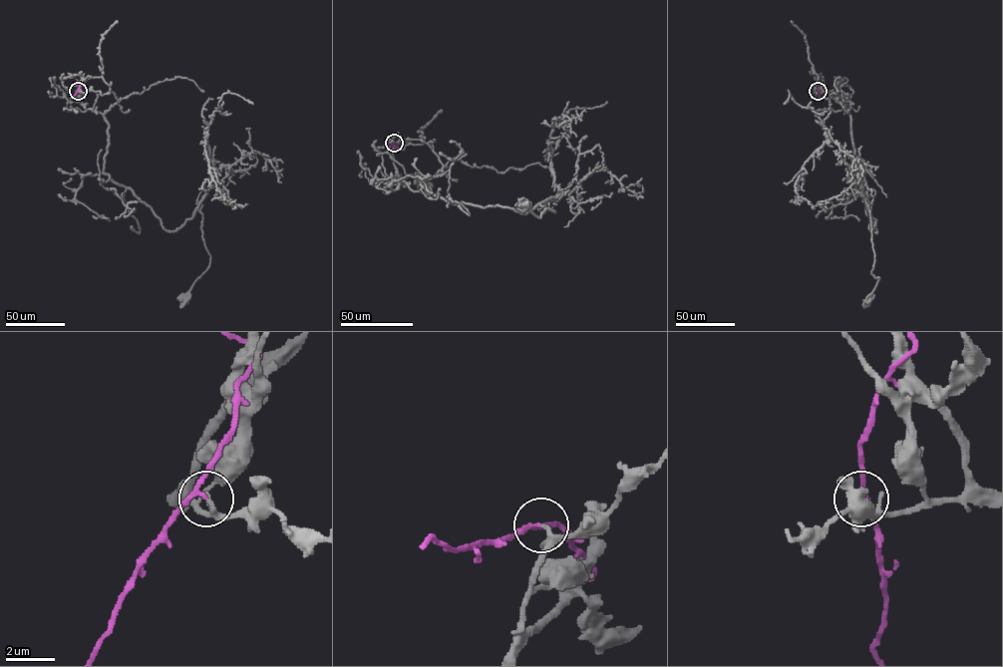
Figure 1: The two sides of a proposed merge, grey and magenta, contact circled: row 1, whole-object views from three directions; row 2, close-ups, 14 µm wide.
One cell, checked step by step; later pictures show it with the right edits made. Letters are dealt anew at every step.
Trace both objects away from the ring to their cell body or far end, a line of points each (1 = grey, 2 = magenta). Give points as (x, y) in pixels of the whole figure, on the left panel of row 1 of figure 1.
1: (78, 91), (109, 126), (110, 178), (167, 230), (202, 214), (209, 266), (184, 300)
2: (78, 91), (81, 84), (76, 79)

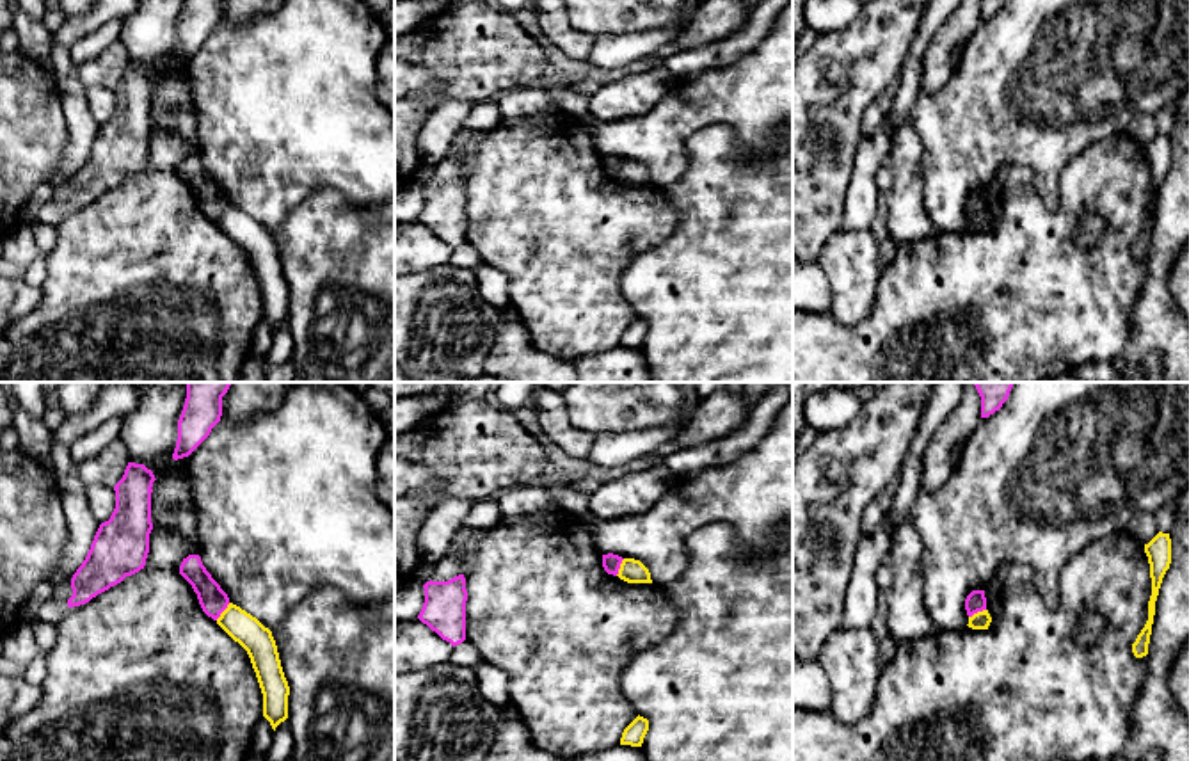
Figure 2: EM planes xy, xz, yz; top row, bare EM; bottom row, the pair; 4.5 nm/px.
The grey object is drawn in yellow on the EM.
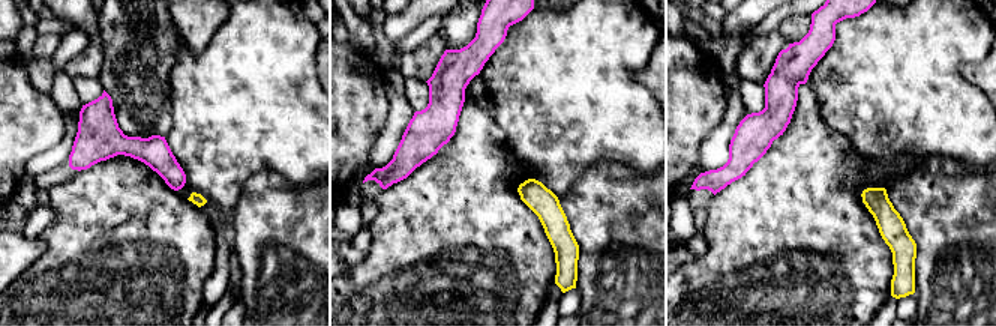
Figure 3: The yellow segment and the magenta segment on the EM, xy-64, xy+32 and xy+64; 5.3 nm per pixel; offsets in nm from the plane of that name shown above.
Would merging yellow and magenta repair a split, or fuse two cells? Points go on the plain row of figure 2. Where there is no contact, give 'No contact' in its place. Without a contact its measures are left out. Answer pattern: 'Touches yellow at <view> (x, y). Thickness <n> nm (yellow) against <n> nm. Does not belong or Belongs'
Touches yellow at xy (223, 214). Thickness 140 nm (yellow) against 120 nm. Does not belong

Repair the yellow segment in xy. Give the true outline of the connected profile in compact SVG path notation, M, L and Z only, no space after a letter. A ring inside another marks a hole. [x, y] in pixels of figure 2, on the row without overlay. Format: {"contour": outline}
{"contour": "M233 204L220 215L217 226L247 252L263 295L263 318L275 332L288 320L290 288L272 233Z"}

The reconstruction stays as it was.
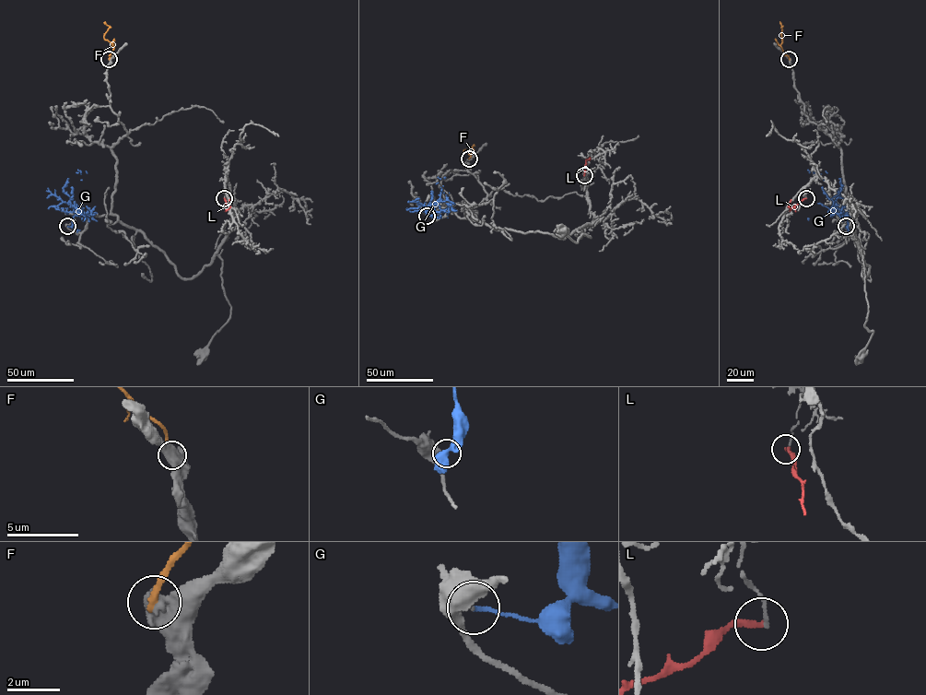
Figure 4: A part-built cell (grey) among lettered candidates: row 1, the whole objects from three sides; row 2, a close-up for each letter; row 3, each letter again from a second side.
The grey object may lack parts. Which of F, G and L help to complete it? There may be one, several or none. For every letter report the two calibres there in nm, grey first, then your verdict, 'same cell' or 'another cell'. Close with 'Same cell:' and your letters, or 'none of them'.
F: 750/220 nm | another cell
G: 170/130 nm | another cell
L: 120/200 nm | another cell
Same cell: none of them

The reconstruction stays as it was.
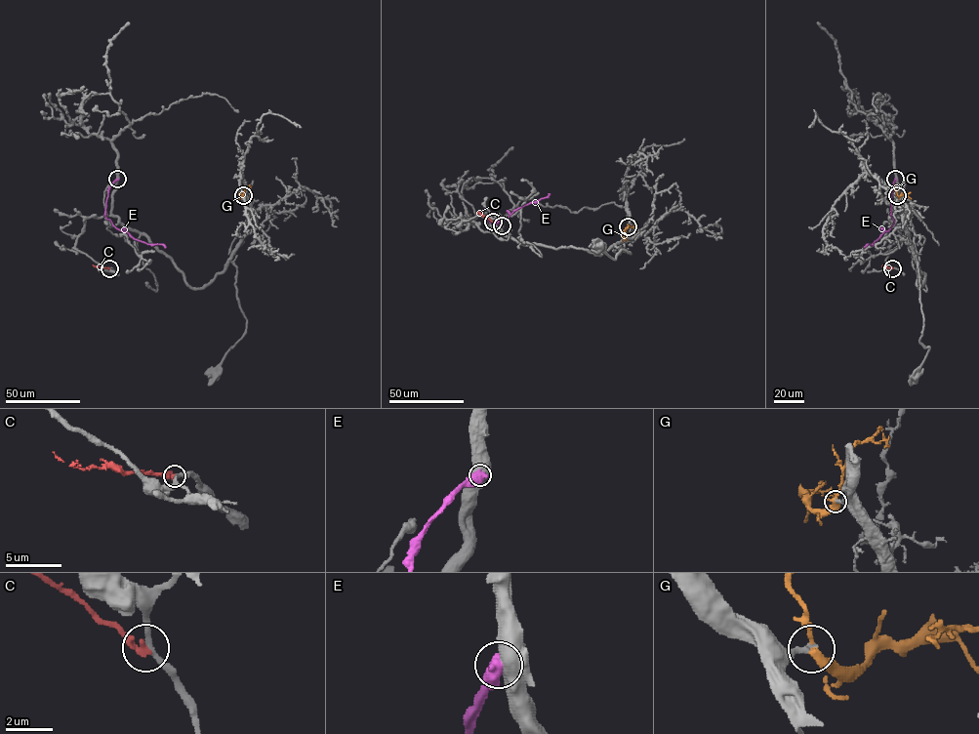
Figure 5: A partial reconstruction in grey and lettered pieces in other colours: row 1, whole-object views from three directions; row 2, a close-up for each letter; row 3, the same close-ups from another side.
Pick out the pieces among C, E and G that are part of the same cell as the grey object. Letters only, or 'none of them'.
G

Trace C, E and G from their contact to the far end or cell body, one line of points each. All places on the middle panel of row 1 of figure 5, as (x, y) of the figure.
C: (493, 223), (477, 212)
E: (502, 225), (489, 221), (495, 224), (549, 193)
G: (628, 227), (623, 241)

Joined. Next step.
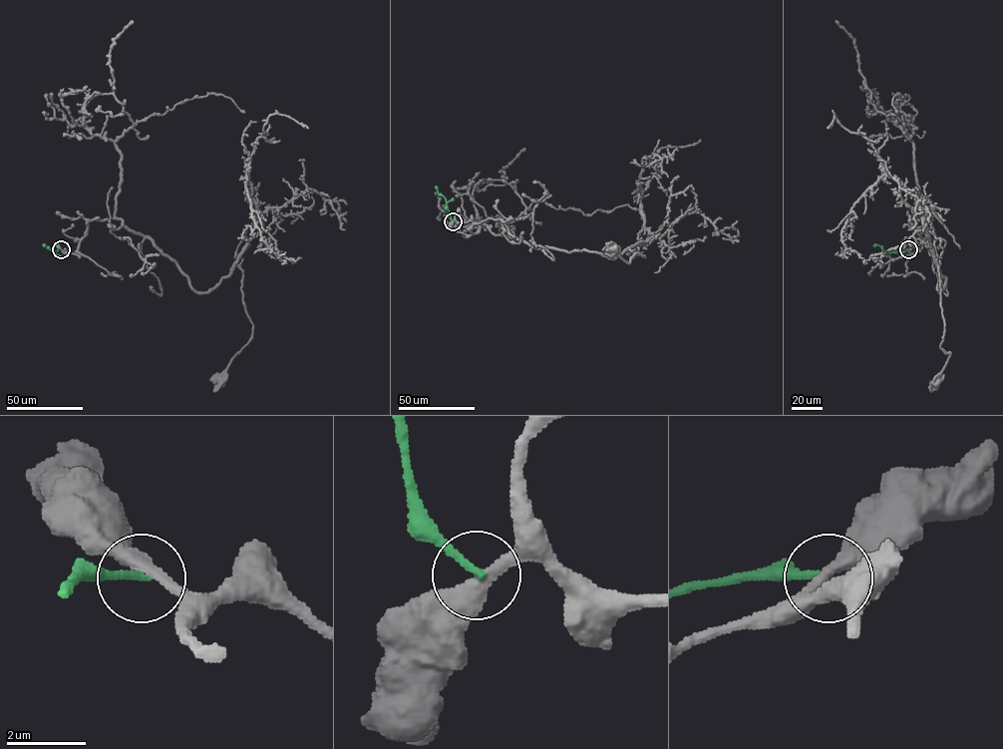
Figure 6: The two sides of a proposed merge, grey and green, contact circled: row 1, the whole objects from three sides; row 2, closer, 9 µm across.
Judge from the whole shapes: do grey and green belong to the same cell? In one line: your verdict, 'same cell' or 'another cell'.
another cell

